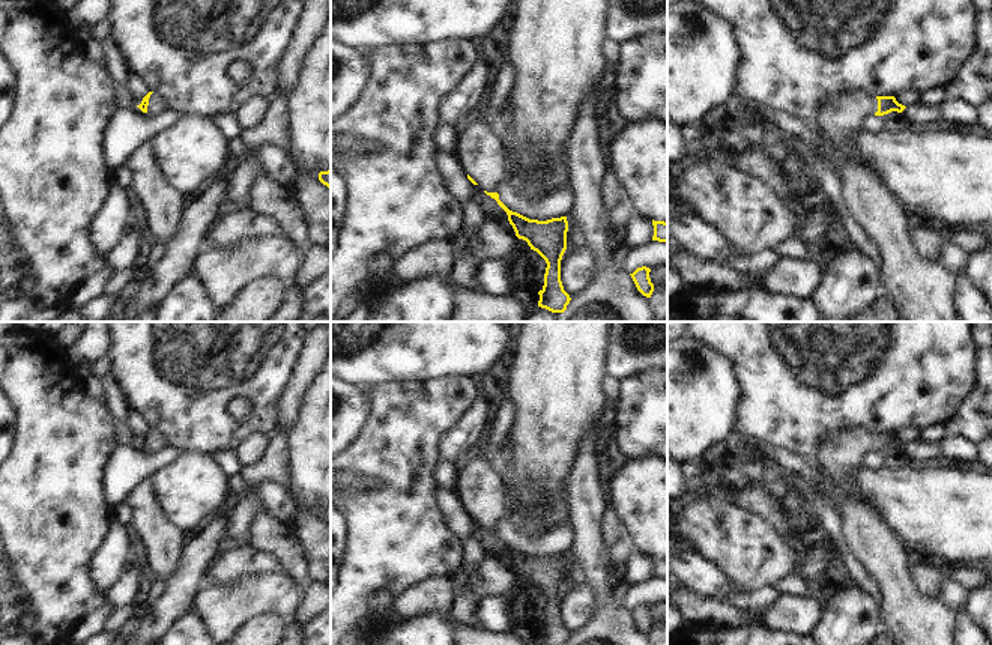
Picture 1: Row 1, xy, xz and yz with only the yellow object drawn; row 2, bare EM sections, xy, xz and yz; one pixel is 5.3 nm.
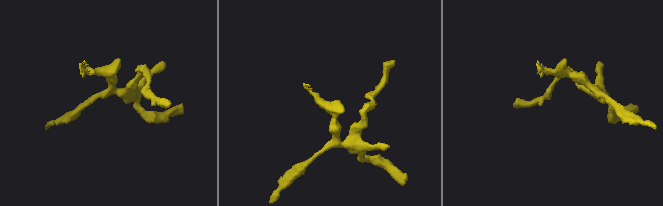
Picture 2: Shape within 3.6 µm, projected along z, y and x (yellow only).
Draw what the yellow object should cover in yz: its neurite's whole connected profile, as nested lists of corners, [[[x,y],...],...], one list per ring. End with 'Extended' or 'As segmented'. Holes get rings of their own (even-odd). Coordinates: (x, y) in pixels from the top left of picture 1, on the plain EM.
[[[849,424],[830,436],[821,435],[810,462],[819,477],[836,489],[833,505],[842,517],[845,540],[881,589],[881,615],[893,645],[956,645],[957,613],[941,598],[929,598],[917,589],[908,571],[905,543],[897,540],[879,507],[861,487],[869,454],[891,448],[902,450],[905,445],[894,433],[875,433],[867,427]]]. Extended.

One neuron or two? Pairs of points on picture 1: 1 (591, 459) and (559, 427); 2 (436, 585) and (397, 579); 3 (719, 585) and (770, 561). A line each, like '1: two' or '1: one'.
1: two
2: two
3: two

